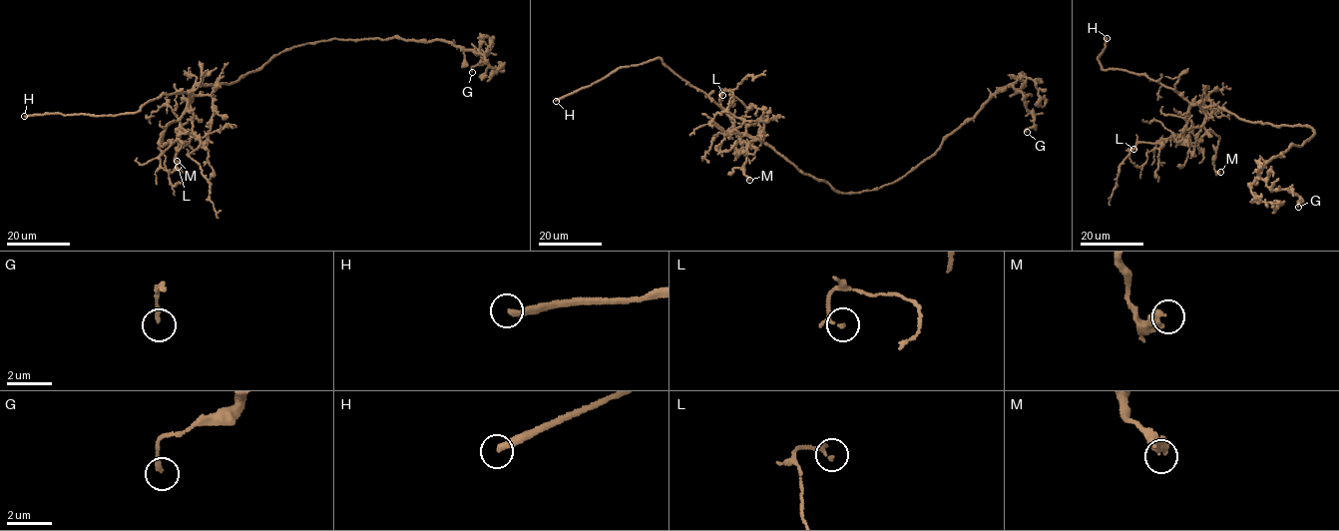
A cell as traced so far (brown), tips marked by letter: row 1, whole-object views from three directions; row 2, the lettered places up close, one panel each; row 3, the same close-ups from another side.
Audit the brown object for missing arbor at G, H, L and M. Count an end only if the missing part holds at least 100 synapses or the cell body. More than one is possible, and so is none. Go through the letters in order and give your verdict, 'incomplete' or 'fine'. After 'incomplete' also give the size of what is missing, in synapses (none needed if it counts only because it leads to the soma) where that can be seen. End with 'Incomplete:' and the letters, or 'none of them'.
G: fine
H: incomplete
L: fine
M: fine
Incomplete: H

